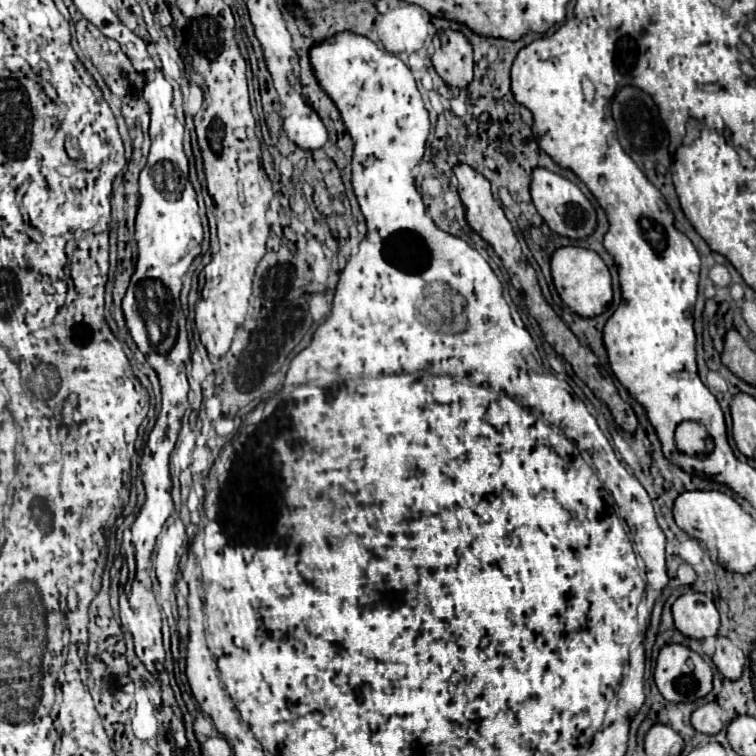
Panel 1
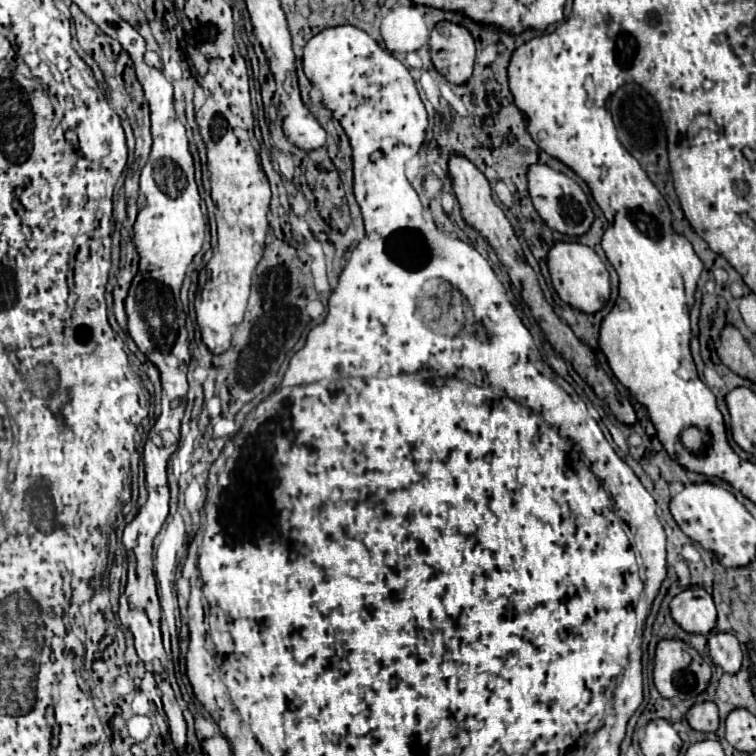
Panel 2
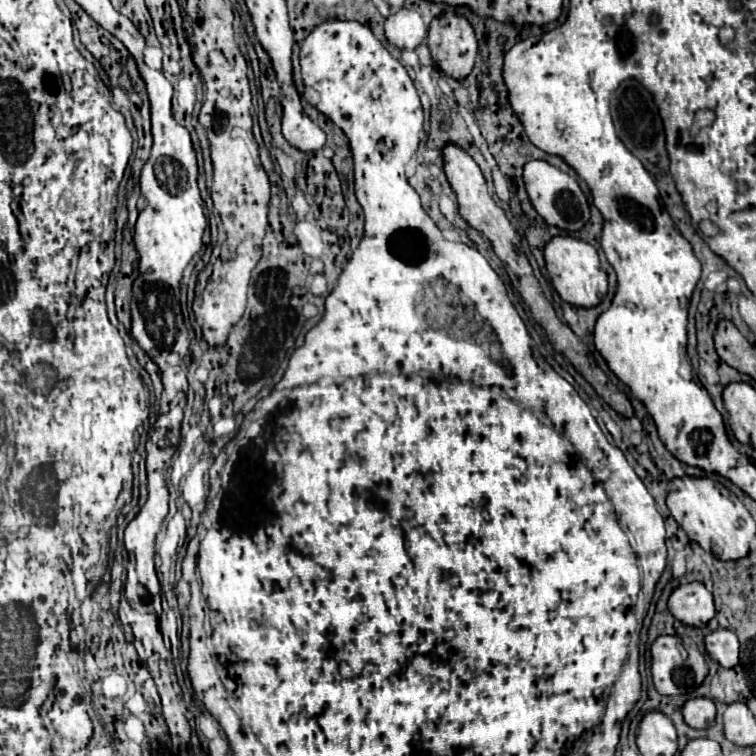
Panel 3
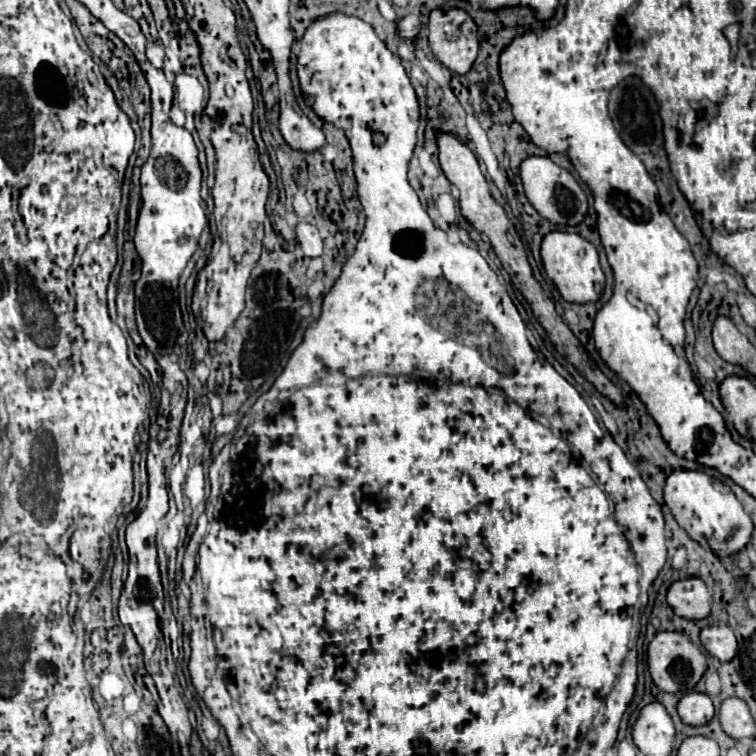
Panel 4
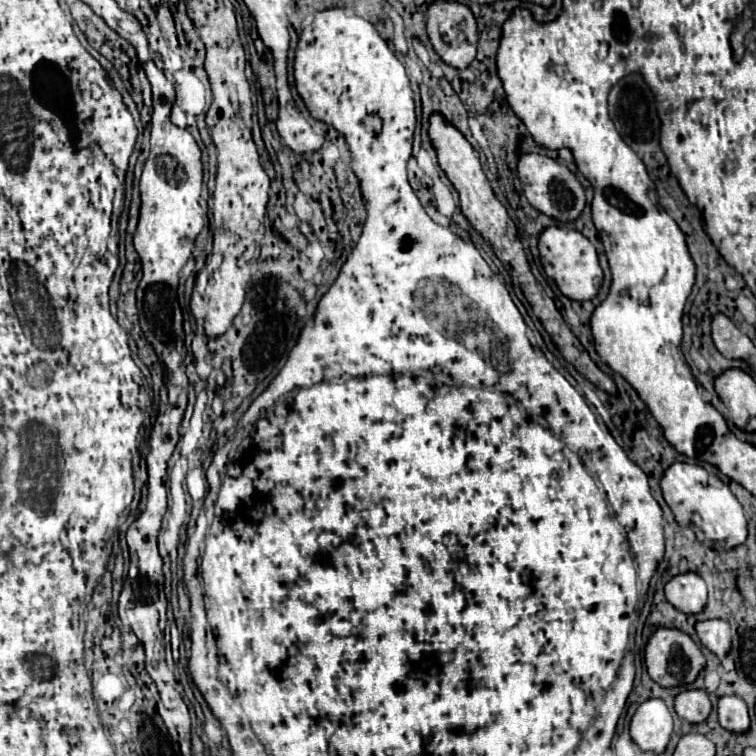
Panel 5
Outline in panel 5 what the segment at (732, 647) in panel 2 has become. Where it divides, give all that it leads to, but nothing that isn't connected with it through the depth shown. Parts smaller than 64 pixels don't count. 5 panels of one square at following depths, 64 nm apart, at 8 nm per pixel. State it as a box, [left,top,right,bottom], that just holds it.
[696,620,732,656]

